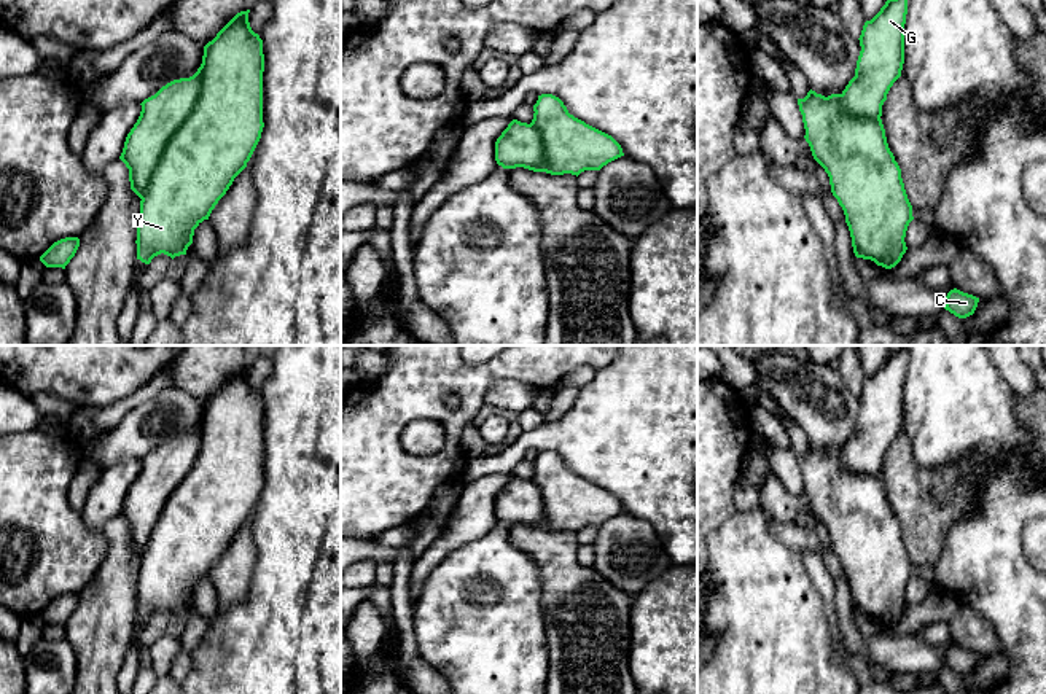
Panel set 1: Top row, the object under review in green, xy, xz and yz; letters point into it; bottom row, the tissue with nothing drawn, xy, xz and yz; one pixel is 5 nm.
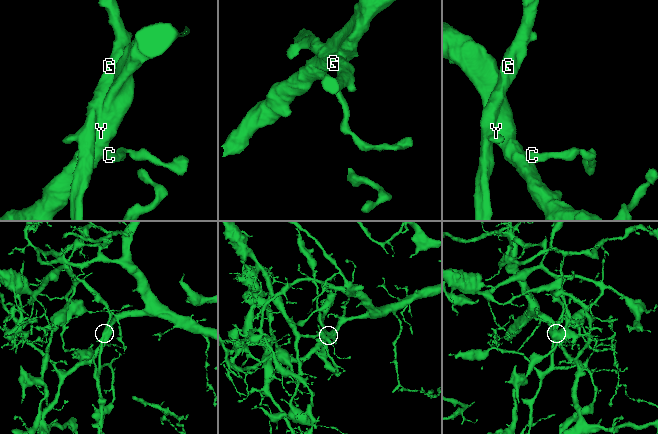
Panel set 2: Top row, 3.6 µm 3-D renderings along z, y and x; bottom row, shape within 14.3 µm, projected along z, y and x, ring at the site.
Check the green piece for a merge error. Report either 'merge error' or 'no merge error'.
no merge error

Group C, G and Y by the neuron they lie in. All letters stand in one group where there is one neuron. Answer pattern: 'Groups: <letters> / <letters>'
Groups: C G Y

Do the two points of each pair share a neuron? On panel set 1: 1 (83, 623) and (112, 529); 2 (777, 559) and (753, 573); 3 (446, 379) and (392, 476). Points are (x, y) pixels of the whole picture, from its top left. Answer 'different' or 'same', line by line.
1: same
2: same
3: same

